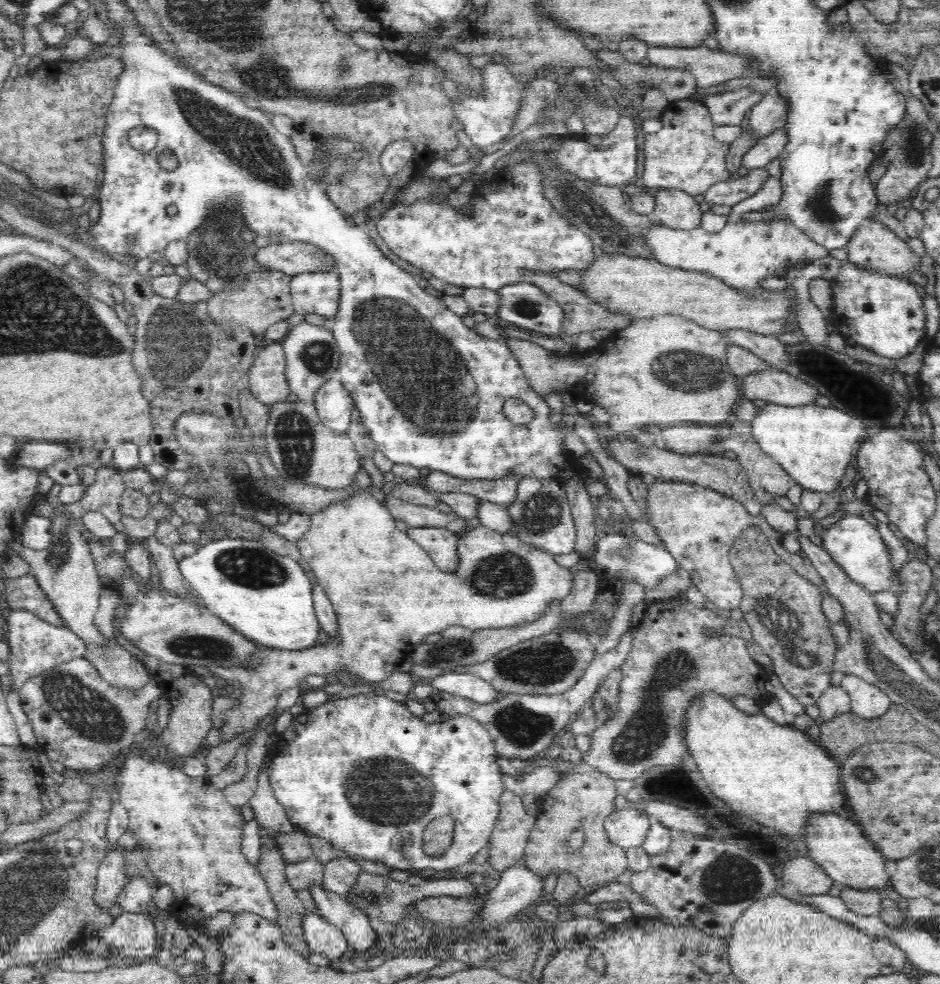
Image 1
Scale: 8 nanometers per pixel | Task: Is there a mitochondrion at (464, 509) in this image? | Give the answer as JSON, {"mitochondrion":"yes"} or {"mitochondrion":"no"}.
{"mitochondrion":"no"}

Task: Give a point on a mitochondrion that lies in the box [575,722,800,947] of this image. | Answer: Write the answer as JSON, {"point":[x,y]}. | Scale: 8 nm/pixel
{"point":[730,880]}

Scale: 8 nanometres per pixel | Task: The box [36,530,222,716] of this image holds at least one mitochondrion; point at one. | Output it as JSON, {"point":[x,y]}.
{"point":[58,558]}

